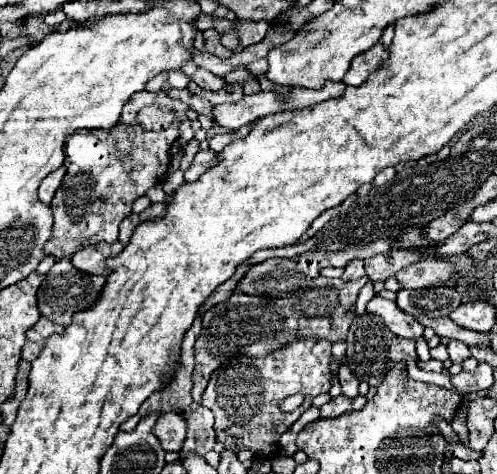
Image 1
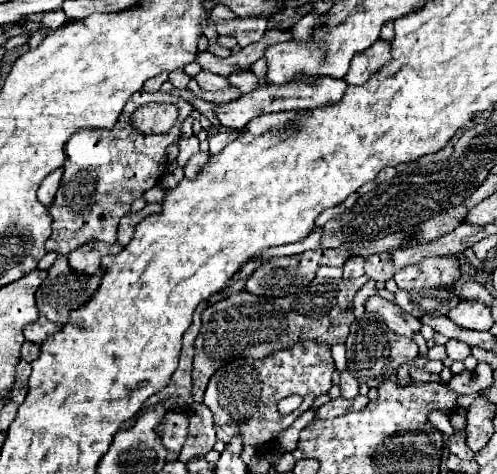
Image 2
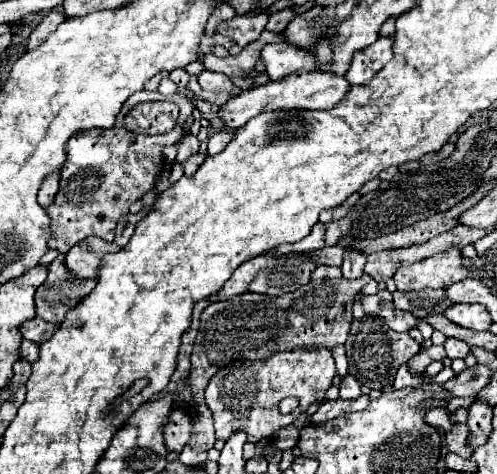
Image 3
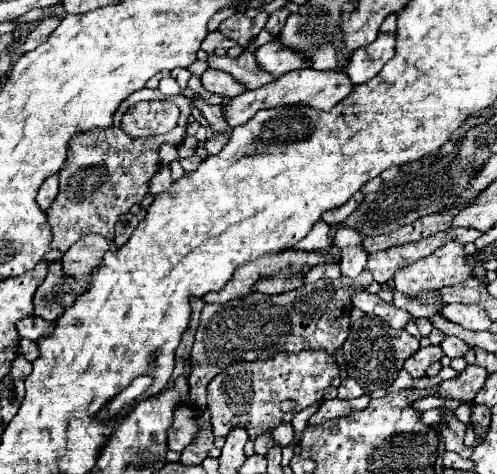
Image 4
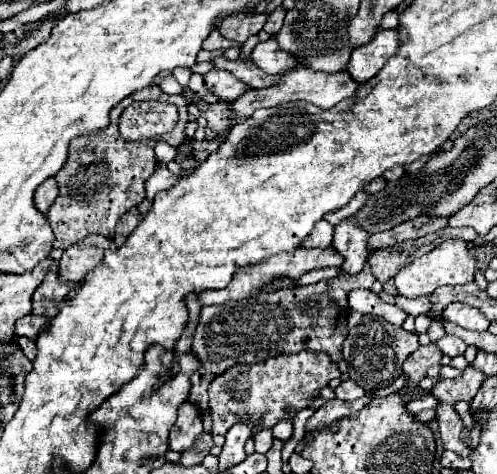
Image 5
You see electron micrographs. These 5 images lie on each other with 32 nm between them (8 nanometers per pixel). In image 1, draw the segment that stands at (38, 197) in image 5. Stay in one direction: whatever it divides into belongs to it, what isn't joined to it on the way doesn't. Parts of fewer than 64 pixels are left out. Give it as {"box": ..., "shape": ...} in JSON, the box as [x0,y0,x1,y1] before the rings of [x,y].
{"box":[38,166,66,202],"shape":[[[66,166],[54,170],[50,176],[44,178],[44,182],[40,184],[40,190],[38,190],[38,196],[40,196],[42,202],[50,202],[50,200],[54,198],[54,192],[58,190],[58,186],[60,186],[64,174],[66,174]]]}

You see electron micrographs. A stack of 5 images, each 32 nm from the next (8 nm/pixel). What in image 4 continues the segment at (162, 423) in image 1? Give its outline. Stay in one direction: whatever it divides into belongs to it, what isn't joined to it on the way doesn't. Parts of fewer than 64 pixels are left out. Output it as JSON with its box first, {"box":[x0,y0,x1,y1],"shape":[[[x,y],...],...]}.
{"box":[168,406,198,452],"shape":[[[178,406],[174,410],[174,422],[168,428],[168,450],[182,452],[198,432],[196,414],[190,406]]]}

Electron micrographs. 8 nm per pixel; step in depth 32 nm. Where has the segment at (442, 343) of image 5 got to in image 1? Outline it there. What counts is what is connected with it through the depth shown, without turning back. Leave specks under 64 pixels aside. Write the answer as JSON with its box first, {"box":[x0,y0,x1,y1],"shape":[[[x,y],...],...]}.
{"box":[448,340,470,362],"shape":[[[450,340],[448,352],[450,352],[452,362],[464,362],[466,358],[470,358],[470,348],[464,342],[458,342],[458,340]]]}

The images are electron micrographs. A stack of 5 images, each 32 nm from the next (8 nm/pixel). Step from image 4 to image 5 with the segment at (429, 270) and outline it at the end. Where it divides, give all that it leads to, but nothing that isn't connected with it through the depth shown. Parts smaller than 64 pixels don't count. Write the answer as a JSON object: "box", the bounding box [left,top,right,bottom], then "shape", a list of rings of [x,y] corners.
{"box":[394,238,476,298],"shape":[[[448,238],[438,248],[434,248],[430,254],[420,256],[414,262],[410,262],[408,266],[404,266],[394,276],[396,290],[398,290],[398,294],[402,294],[406,298],[418,298],[418,296],[430,294],[436,288],[446,286],[446,284],[452,284],[452,286],[454,284],[466,284],[466,282],[474,280],[474,264],[476,264],[476,260],[472,258],[466,242],[458,240],[458,238]]]}

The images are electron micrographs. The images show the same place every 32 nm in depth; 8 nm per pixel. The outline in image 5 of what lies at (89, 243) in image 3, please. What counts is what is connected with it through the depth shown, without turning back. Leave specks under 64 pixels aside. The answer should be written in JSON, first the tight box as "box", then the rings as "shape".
{"box":[60,234,116,282],"shape":[[[88,234],[84,240],[80,240],[78,244],[70,246],[68,250],[64,250],[62,258],[60,258],[60,280],[68,282],[80,282],[84,280],[84,276],[96,268],[96,264],[100,264],[104,250],[108,248],[116,248],[116,244],[100,234]]]}

